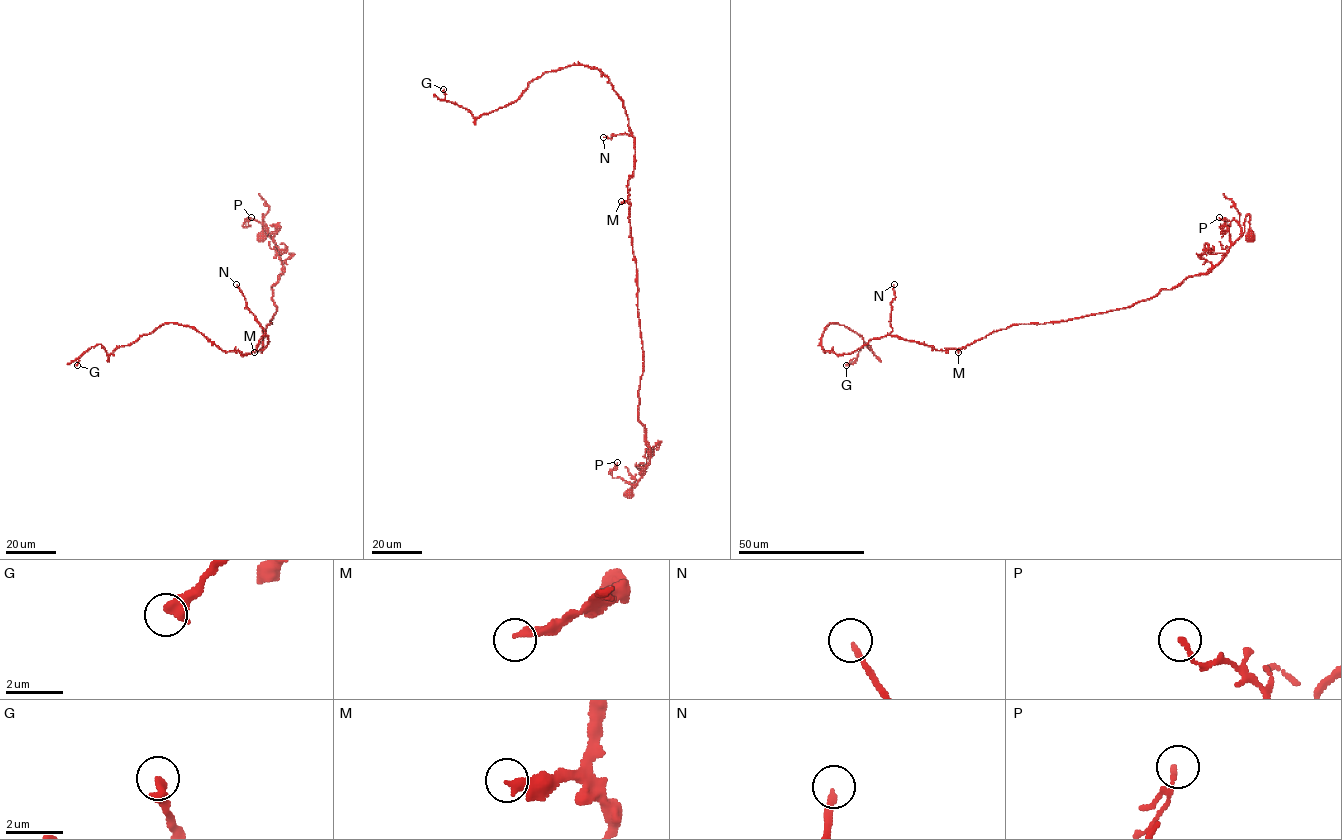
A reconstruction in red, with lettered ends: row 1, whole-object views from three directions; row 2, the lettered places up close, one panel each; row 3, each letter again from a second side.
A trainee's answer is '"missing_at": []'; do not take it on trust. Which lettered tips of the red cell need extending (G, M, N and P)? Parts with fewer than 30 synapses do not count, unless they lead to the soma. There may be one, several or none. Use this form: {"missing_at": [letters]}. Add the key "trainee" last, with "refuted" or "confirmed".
{"missing_at": ["N"], "trainee": "refuted"}

